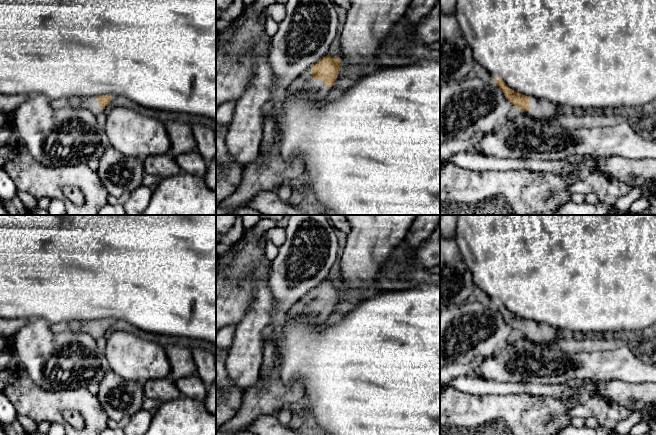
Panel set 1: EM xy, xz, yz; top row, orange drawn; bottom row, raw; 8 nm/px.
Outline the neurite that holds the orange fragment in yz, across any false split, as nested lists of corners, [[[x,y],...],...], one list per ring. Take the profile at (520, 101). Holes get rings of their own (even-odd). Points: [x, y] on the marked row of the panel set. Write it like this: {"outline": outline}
{"outline": [[[493,78],[493,81],[503,91],[504,96],[515,106],[516,109],[530,111],[539,118],[560,115],[558,105],[549,101],[530,98],[510,89],[500,78]]]}

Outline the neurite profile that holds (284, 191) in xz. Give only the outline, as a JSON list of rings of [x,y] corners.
[[[284,181],[275,192],[281,200],[288,201],[293,185],[290,181]]]

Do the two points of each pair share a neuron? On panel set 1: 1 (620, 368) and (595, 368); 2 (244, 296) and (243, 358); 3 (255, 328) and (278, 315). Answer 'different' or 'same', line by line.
1: same
2: different
3: different

